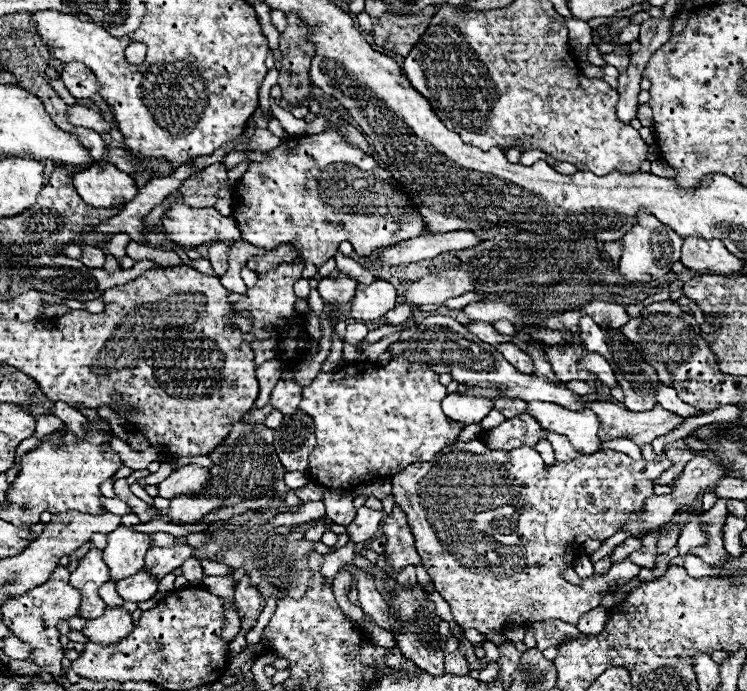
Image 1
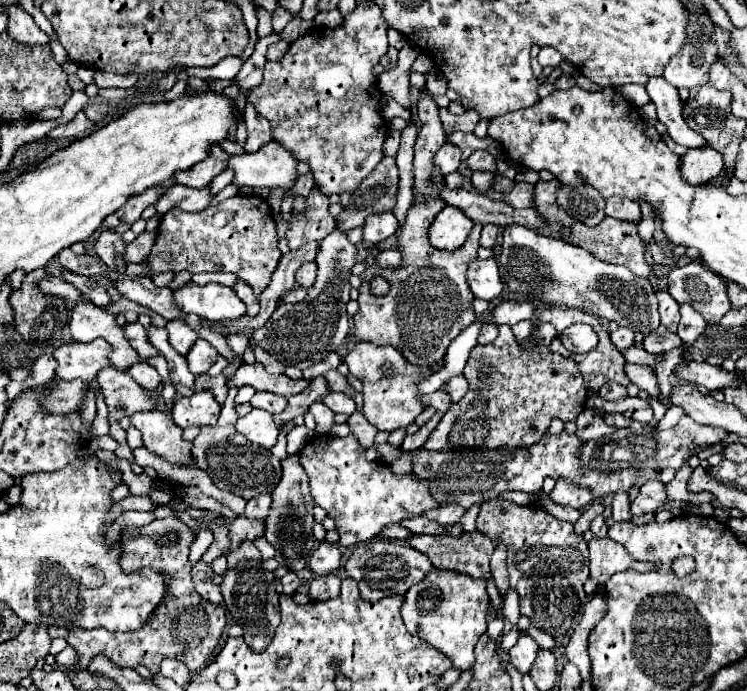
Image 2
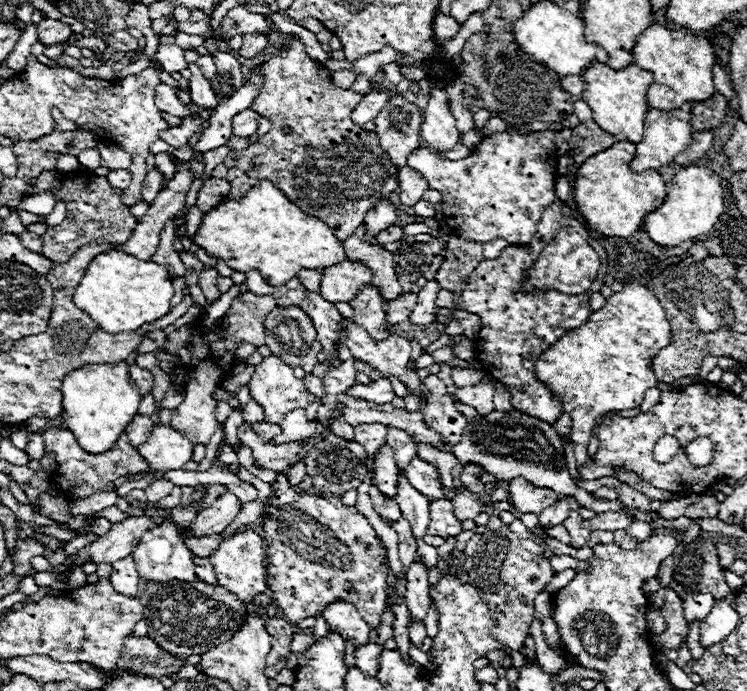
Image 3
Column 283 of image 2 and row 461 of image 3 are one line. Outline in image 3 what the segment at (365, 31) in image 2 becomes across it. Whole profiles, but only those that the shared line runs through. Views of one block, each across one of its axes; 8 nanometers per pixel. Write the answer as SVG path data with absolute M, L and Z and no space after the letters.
M46 430L42 432L44 438L44 448L56 452L56 462L58 468L52 472L52 482L56 482L60 486L60 492L66 500L74 500L74 496L90 496L96 492L104 492L106 482L114 482L120 476L126 474L134 474L134 472L144 472L148 468L146 460L128 444L128 436L126 432L120 436L120 440L112 446L112 450L104 452L104 454L88 454L84 452L78 442L74 440L70 430Z

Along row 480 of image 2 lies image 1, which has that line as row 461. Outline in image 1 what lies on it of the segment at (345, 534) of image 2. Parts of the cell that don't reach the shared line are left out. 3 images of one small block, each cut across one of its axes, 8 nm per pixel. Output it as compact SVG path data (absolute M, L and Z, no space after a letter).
M396 356L386 366L372 366L362 362L360 366L344 366L338 372L320 372L310 386L302 390L300 410L308 412L316 426L318 444L310 454L310 476L314 482L326 488L350 488L368 484L376 478L386 478L402 472L410 464L428 462L436 452L454 444L462 430L460 422L454 422L442 414L442 400L448 394L446 386L438 382L438 372L426 364L412 362L406 356Z

